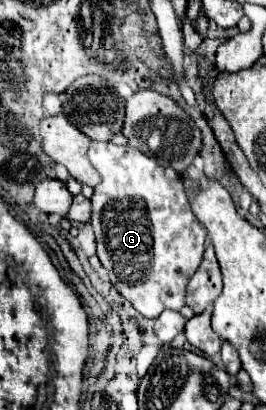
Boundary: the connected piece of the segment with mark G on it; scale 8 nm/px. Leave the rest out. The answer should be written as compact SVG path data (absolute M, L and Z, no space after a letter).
M91 142L89 160L103 178L91 198L91 226L97 238L97 256L107 268L111 284L145 318L157 318L163 310L181 310L185 306L187 282L203 260L207 238L207 230L203 230L203 224L195 218L189 206L181 176L171 168L159 166L141 150L131 146L115 146L111 142Z

